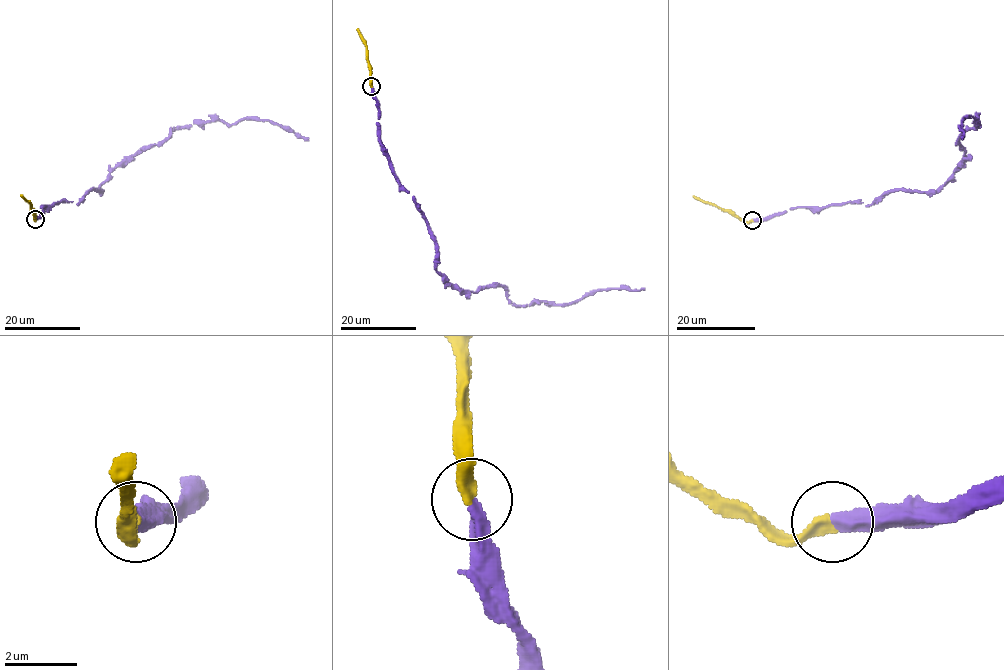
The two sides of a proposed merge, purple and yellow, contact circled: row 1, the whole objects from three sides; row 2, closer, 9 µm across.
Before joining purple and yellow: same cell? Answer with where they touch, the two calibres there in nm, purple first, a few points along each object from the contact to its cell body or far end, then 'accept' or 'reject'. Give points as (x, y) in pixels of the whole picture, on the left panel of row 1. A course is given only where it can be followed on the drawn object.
at (35, 219); 360 nm thick on the purple side, 320 nm on the other; purple runs (35, 218), (43, 206), (76, 204), (92, 189), (100, 191), (118, 165), (196, 122), (258, 118), (308, 140); yellow runs (35, 218), (32, 205), (21, 195); accept

